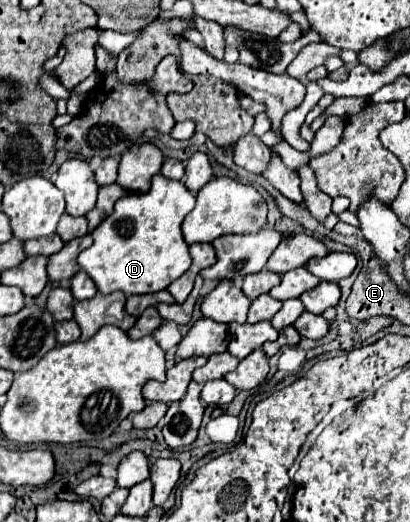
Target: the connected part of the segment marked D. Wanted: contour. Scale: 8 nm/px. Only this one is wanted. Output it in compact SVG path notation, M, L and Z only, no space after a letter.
M156 173L152 177L152 187L146 193L126 193L116 201L116 207L112 215L108 215L94 231L94 243L84 249L78 257L80 267L92 277L96 283L98 291L108 295L114 291L122 291L128 295L144 295L144 293L154 293L166 289L174 279L178 279L188 267L190 267L190 253L188 253L188 243L182 237L180 225L188 211L194 207L194 193L186 189L182 181L166 179L164 175Z

